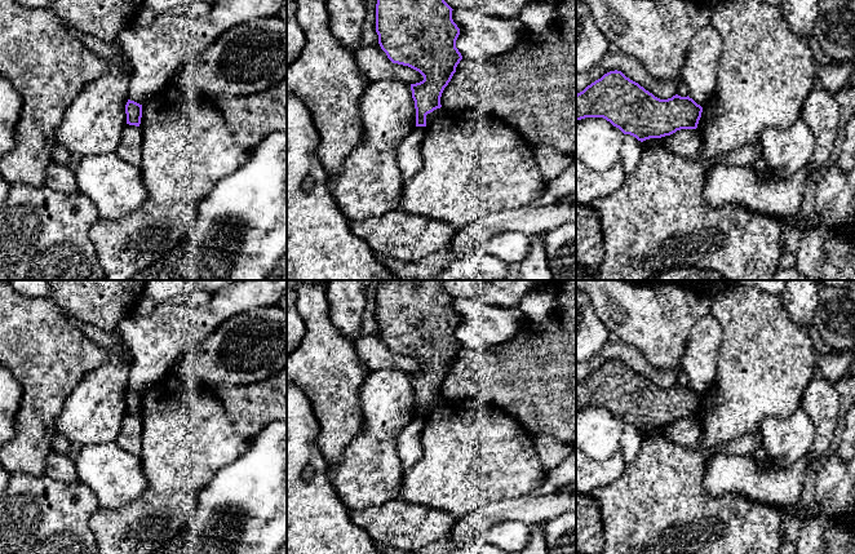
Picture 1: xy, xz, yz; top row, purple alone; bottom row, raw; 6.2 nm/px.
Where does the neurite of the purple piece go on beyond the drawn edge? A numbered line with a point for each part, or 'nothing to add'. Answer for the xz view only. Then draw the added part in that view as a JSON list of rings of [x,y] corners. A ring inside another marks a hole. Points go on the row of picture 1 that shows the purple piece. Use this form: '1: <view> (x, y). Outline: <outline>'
nothing to add

